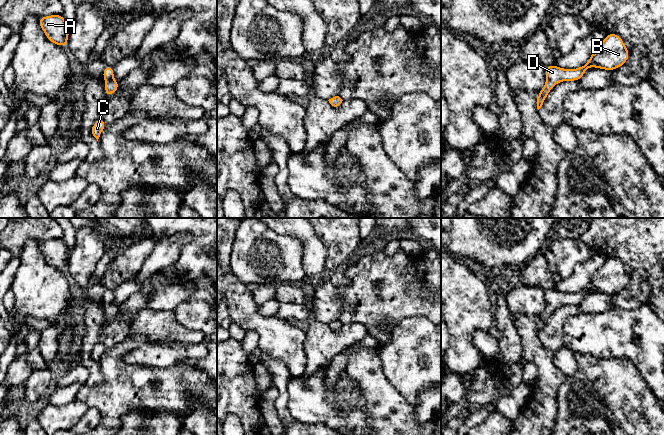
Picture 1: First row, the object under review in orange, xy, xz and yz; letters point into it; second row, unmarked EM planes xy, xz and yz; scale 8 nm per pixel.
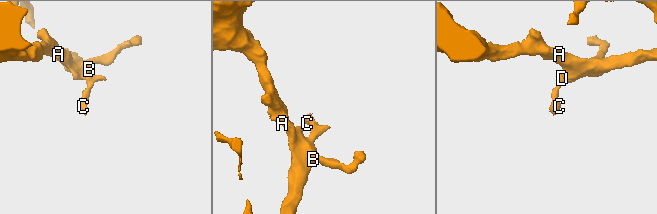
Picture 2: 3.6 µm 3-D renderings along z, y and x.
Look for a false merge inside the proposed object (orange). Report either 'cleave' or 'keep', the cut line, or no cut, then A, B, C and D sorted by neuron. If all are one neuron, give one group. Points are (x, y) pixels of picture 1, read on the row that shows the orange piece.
keep | no cut | A B C D

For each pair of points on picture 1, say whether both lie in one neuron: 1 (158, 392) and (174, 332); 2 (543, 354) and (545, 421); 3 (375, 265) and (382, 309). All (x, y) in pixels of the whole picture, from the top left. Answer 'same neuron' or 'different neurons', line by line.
1: same neuron
2: same neuron
3: same neuron

